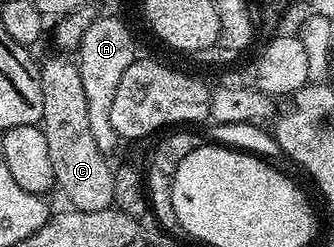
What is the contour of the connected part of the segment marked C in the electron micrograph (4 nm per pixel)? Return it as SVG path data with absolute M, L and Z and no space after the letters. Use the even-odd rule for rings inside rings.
M62 53L42 59L39 79L41 80L41 104L45 141L49 143L49 161L53 163L53 176L58 193L68 198L70 205L85 212L101 212L114 207L113 176L108 155L97 148L93 132L89 129L89 108L85 108L85 88L81 84L81 72L74 61Z

